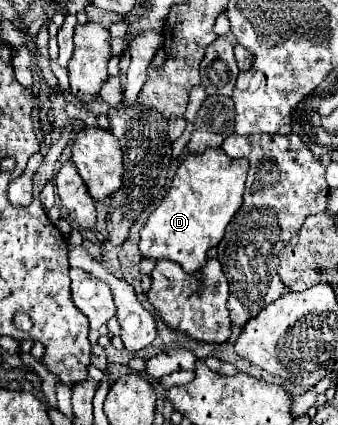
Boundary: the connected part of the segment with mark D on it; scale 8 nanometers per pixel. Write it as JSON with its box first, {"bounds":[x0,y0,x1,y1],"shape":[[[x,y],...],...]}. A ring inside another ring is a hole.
{"bounds":[140,149,248,273],"shape":[[[208,149],[202,155],[188,153],[174,175],[170,191],[140,229],[142,255],[176,261],[188,273],[202,269],[208,249],[220,243],[226,225],[242,205],[248,167],[246,159],[232,159],[224,149]]]}

